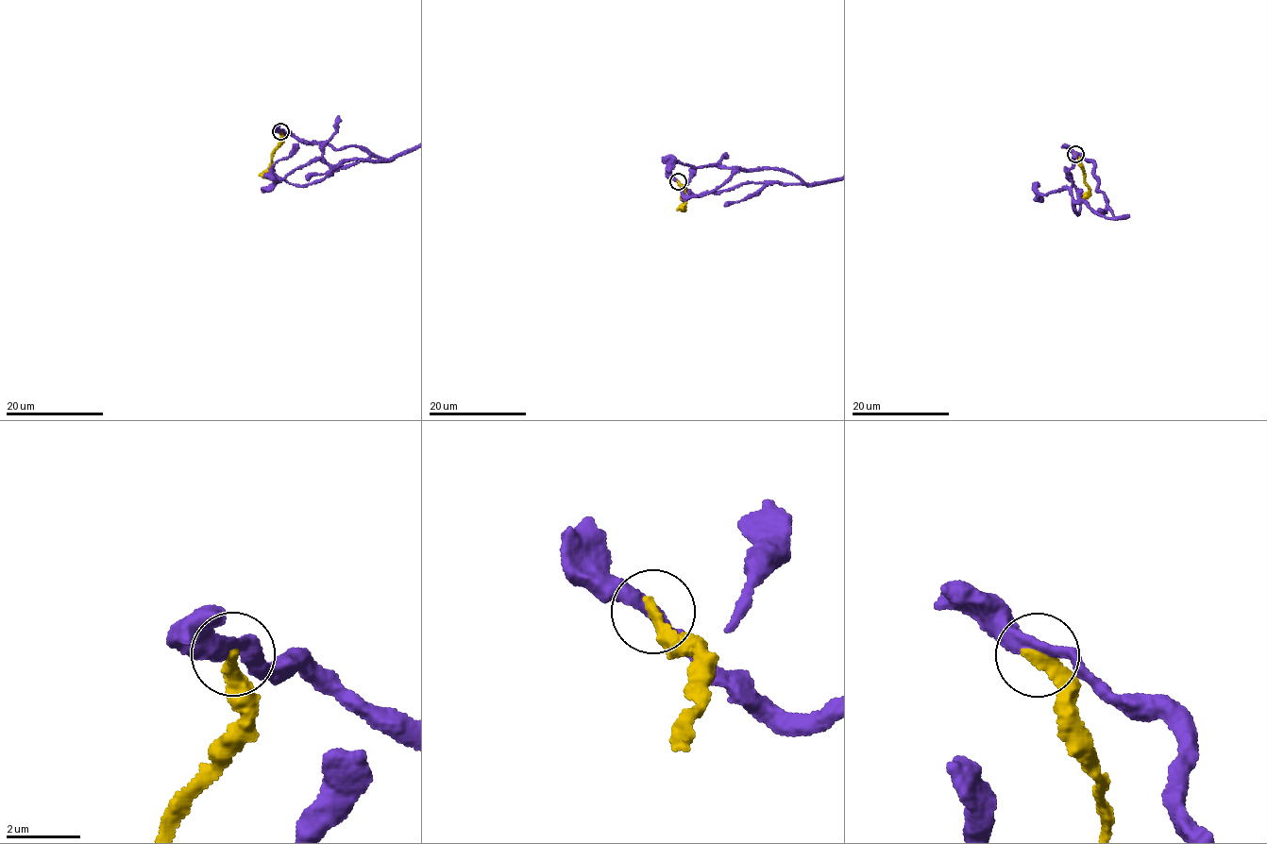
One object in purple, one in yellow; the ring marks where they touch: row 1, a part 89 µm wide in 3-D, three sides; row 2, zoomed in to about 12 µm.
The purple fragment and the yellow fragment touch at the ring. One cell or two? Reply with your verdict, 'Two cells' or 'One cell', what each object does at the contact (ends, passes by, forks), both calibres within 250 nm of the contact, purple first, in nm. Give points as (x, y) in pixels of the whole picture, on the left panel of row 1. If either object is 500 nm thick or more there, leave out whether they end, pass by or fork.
Two cells. At the ring purple passes by. At the ring yellow ends. Thickness 360 nm (purple) against 400 nm

